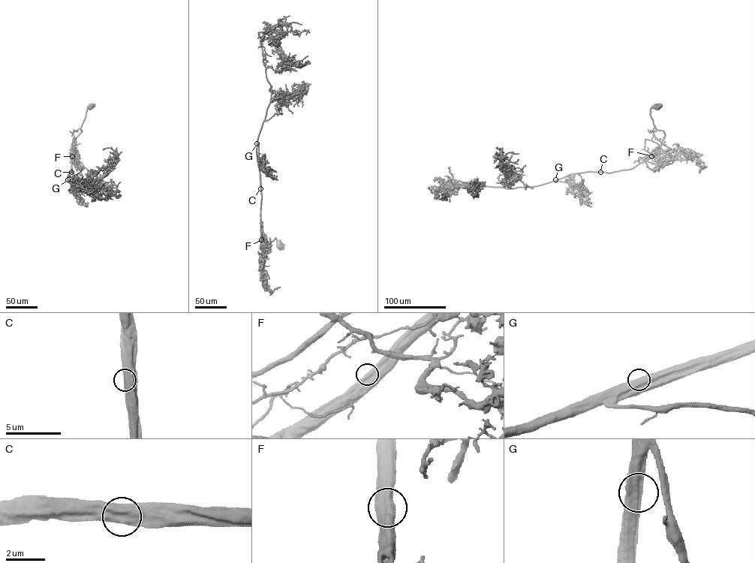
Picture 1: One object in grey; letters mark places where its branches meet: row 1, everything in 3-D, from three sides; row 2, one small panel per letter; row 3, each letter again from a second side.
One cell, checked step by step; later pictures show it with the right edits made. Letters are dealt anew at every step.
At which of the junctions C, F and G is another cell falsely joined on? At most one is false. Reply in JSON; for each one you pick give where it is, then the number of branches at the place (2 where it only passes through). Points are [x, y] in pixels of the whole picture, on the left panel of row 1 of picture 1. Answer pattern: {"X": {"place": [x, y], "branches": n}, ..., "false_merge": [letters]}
{"false_merge": []}

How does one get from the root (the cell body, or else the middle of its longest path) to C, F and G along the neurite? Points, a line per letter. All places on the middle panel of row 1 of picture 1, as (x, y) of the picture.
C: (281, 245), (275, 239), (269, 243), (269, 252), (260, 248), (260, 188)
F: (281, 245), (275, 239), (269, 243), (271, 251), (266, 253), (260, 248), (261, 239)
G: (281, 245), (275, 239), (269, 243), (269, 252), (260, 248), (261, 194), (257, 143)

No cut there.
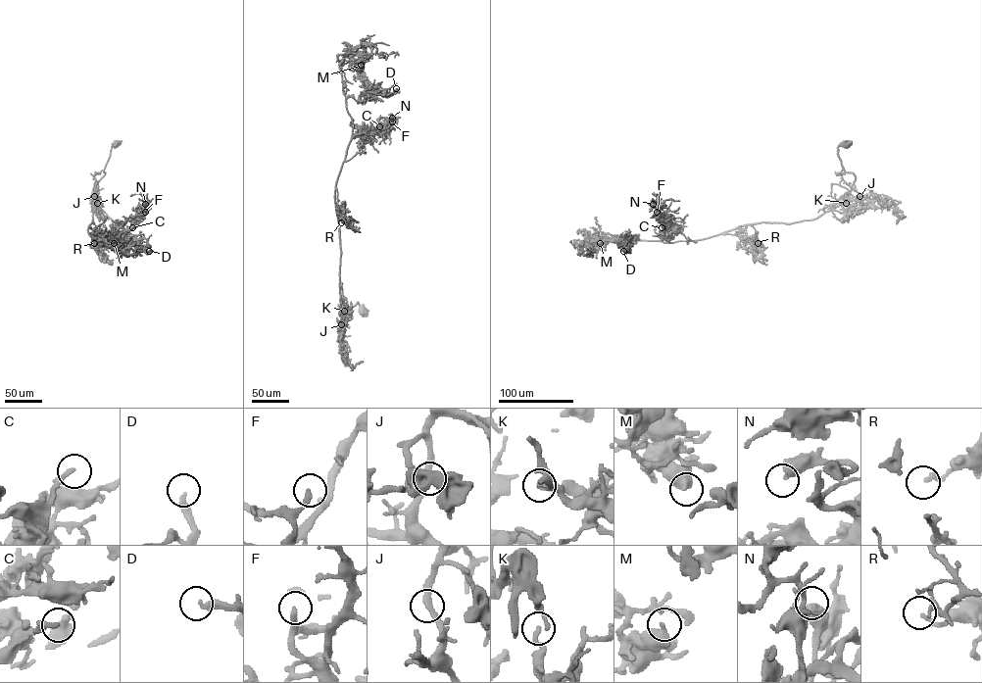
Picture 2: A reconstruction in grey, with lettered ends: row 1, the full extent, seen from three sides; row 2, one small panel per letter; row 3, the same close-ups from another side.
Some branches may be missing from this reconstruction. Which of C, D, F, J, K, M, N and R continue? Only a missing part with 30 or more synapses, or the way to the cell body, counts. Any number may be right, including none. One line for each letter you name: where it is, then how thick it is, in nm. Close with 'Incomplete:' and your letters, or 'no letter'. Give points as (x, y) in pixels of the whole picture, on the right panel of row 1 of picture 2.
D: place (623, 251); calibre 280 nm
F: place (657, 212); calibre 220 nm
N: place (653, 204); calibre 500 nm
Incomplete: D, F, N

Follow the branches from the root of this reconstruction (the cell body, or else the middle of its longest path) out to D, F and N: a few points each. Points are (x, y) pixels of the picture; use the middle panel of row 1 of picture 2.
D: (364, 311), (357, 303), (350, 319), (339, 314), (335, 190), (353, 127), (346, 99), (366, 101), (396, 88)
F: (364, 311), (357, 303), (350, 319), (339, 315), (335, 184), (352, 137), (392, 121)
N: (364, 311), (357, 303), (350, 319), (339, 315), (335, 184), (351, 139), (393, 125), (392, 118)

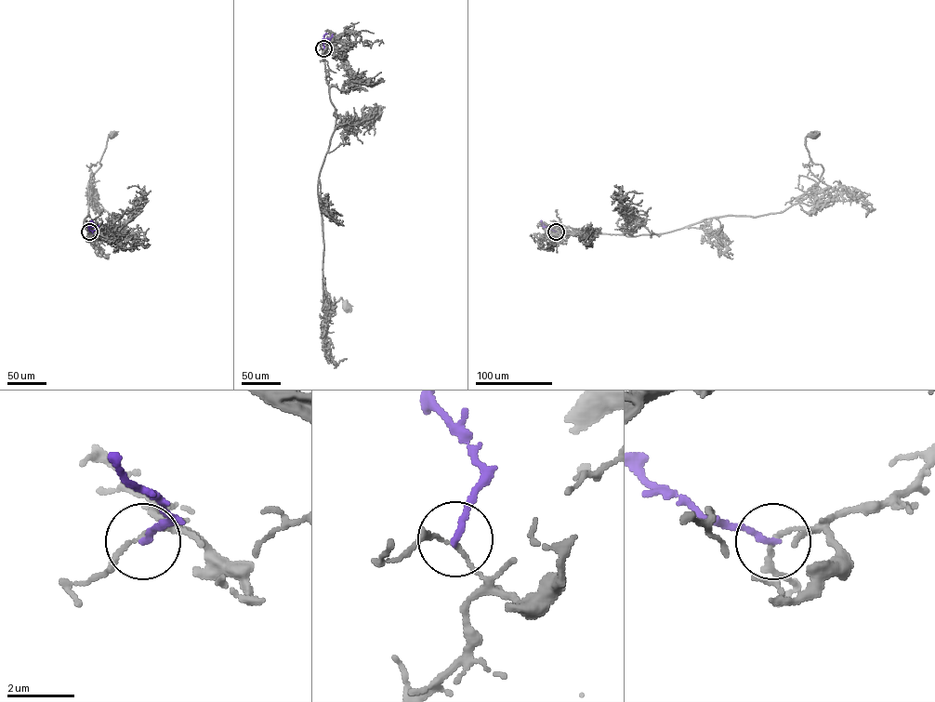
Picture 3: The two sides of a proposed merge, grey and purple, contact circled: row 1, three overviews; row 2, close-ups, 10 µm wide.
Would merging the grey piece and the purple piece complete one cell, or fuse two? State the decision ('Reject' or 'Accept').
Reject

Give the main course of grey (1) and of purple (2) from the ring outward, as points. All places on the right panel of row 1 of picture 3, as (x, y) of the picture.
1: (556, 231), (561, 225), (637, 236), (782, 212), (819, 181), (823, 167), (806, 144), (814, 136)
2: (556, 231), (541, 222)

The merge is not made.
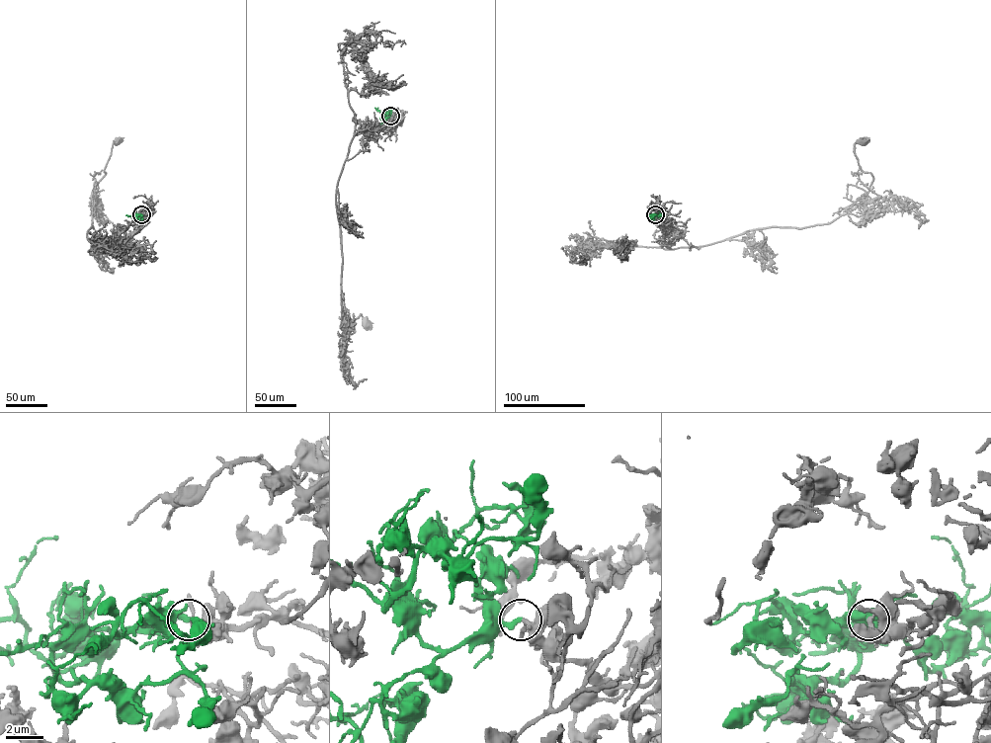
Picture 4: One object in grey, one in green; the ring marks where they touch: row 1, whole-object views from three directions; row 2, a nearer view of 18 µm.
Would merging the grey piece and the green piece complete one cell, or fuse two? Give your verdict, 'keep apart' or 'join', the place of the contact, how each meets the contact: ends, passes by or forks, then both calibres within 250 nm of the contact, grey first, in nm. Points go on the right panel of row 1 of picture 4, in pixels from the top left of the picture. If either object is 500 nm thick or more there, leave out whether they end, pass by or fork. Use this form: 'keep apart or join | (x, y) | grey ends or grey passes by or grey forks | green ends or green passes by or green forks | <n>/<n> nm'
join | (655, 214) | grey passes by | green ends | 240/320 nm

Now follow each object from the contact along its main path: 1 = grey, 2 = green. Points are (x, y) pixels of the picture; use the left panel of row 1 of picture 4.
1: (141, 214), (148, 222), (121, 246), (105, 248), (87, 238), (91, 193), (119, 142)
2: (141, 214), (125, 215)

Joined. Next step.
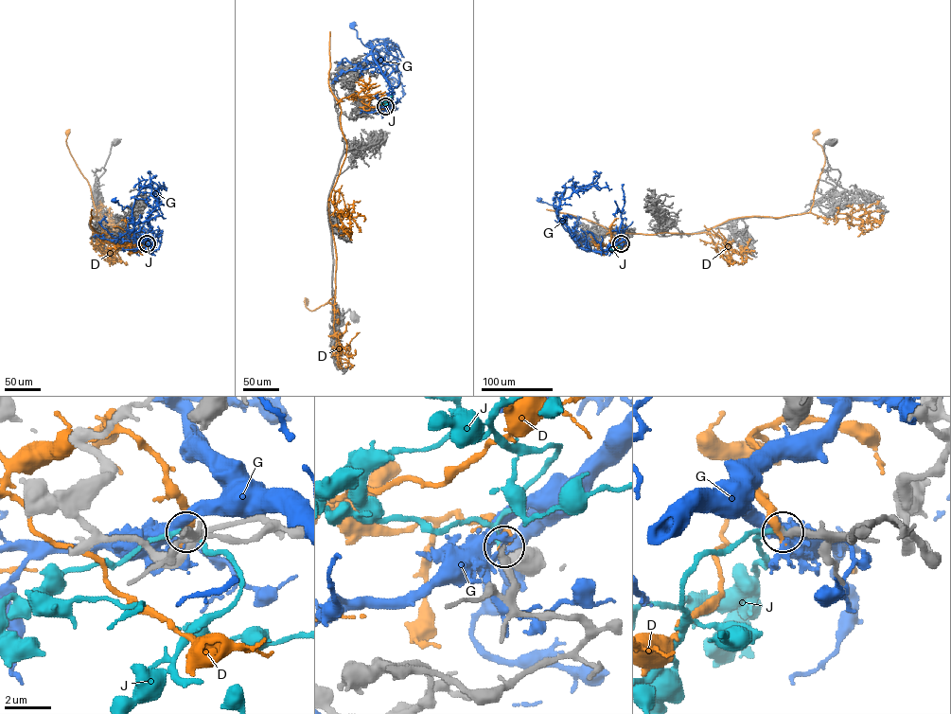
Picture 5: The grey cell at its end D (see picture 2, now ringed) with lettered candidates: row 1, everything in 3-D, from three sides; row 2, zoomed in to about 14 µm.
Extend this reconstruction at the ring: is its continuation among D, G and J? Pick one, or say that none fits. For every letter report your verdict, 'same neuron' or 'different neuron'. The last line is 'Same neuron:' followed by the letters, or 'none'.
D: different neuron
G: different neuron
J: same neuron
Same neuron: J

